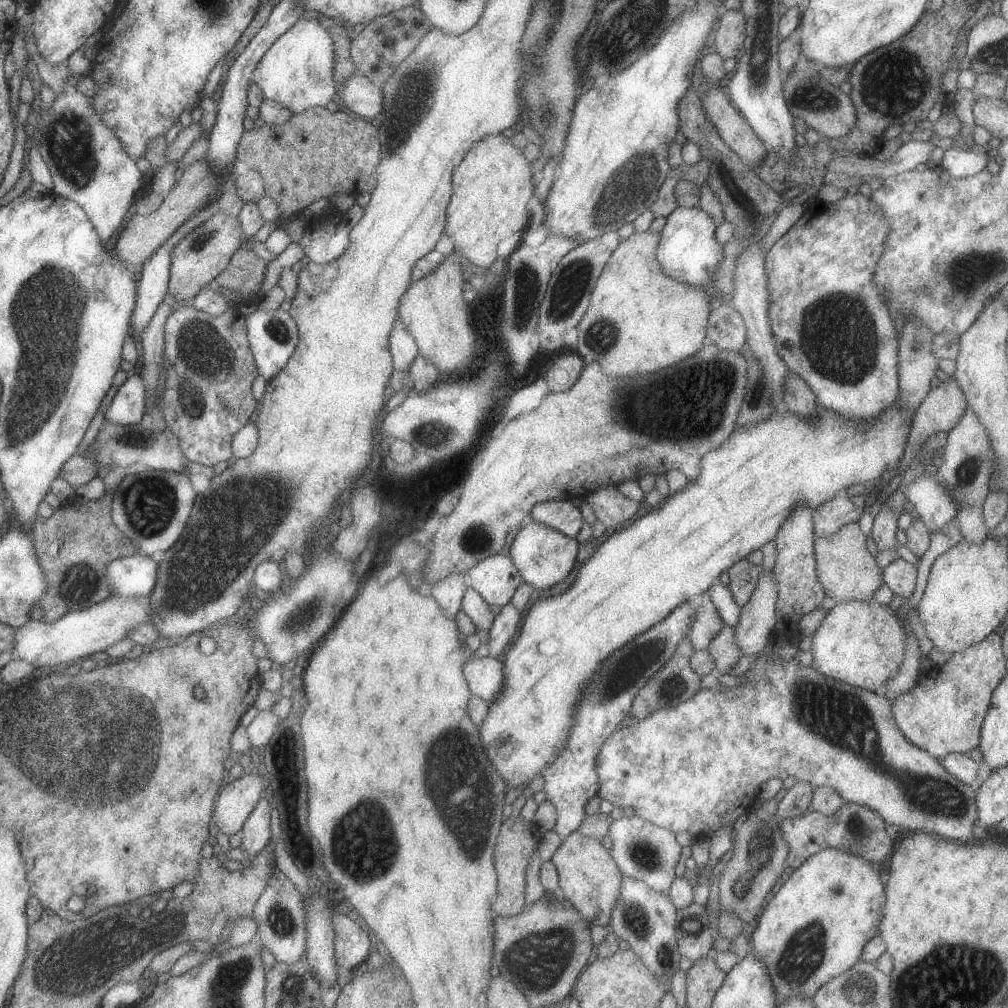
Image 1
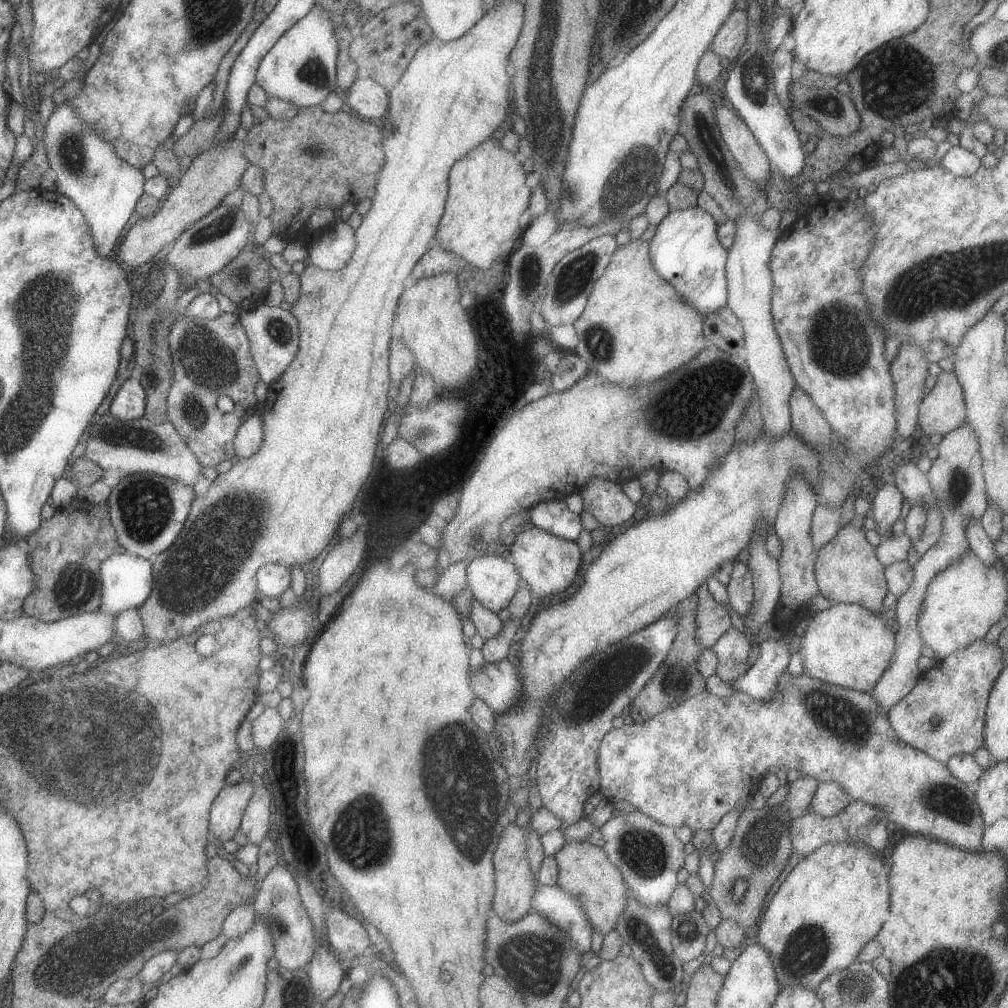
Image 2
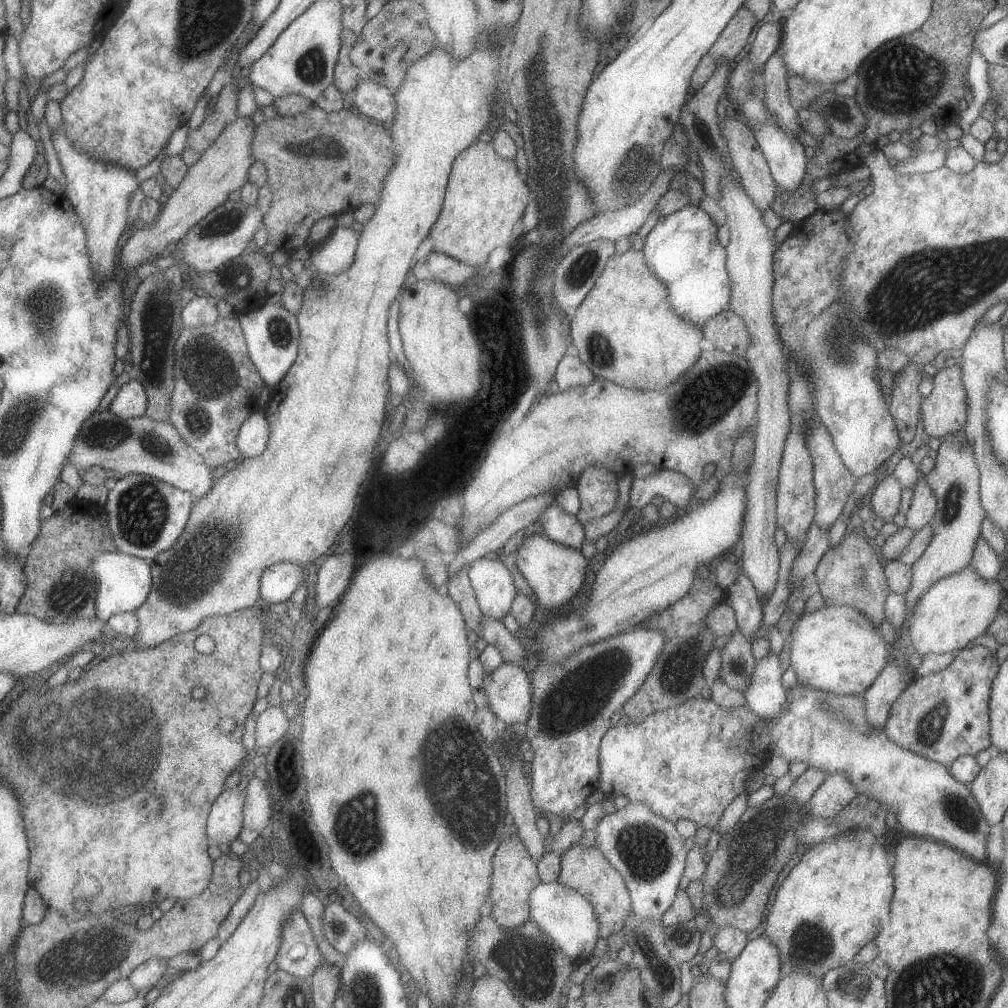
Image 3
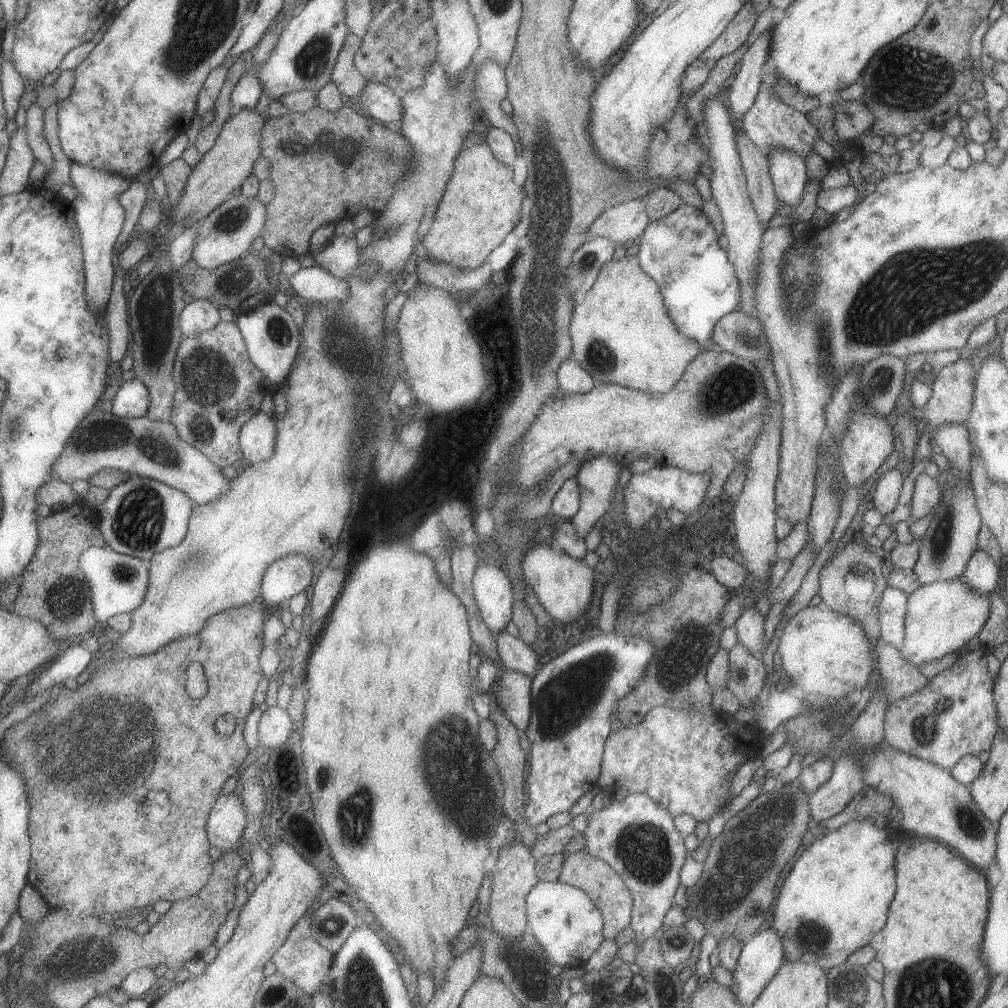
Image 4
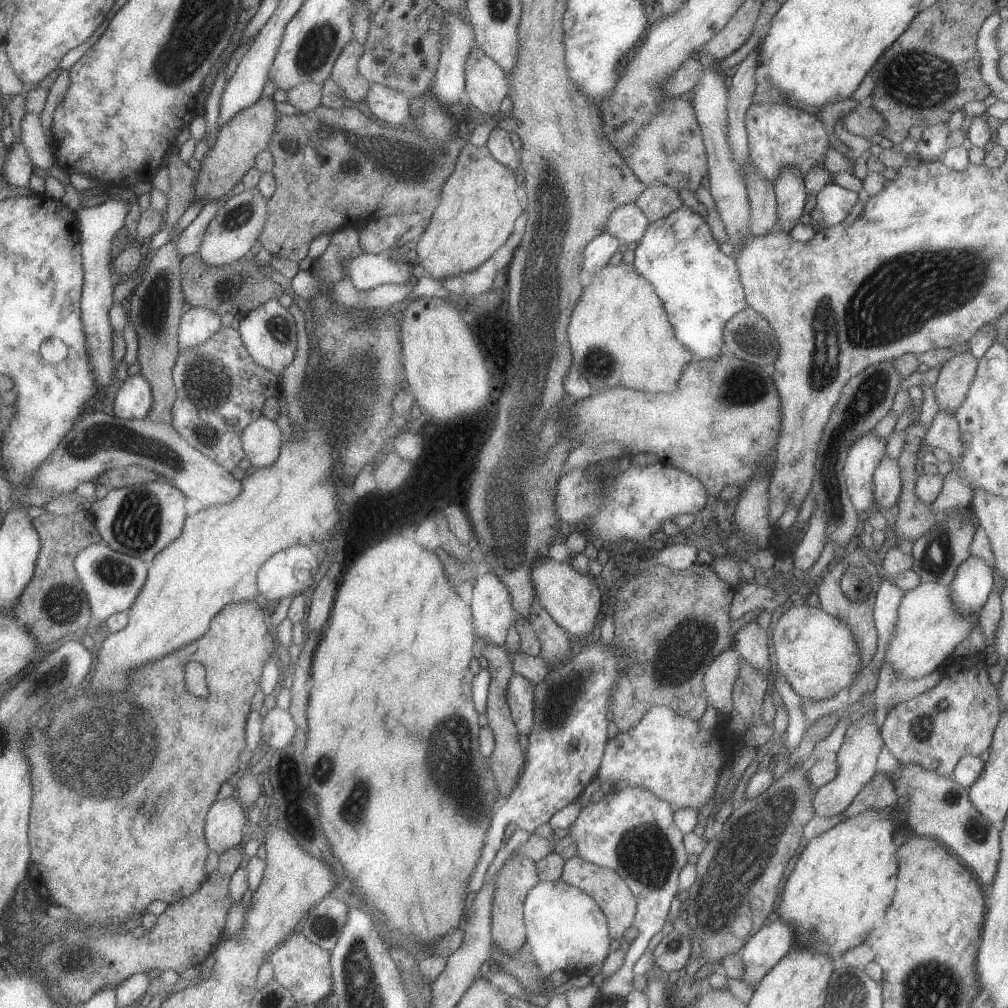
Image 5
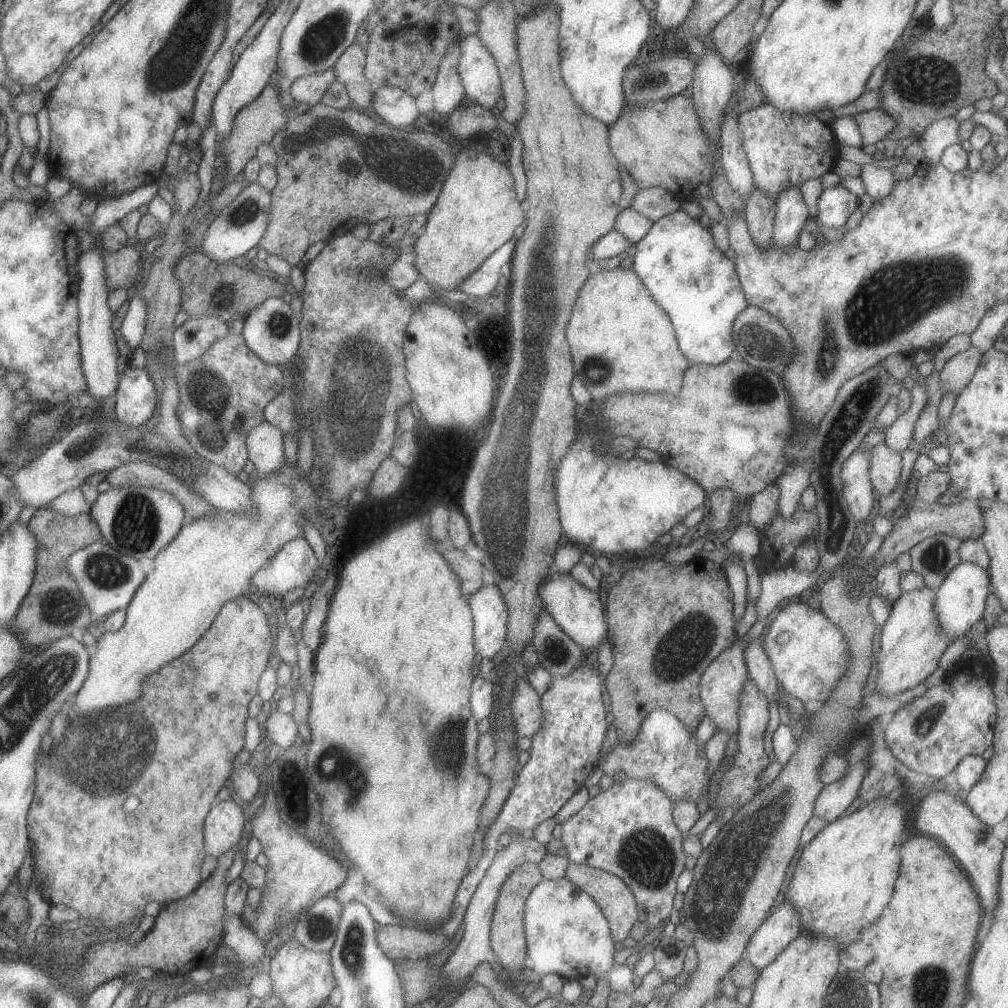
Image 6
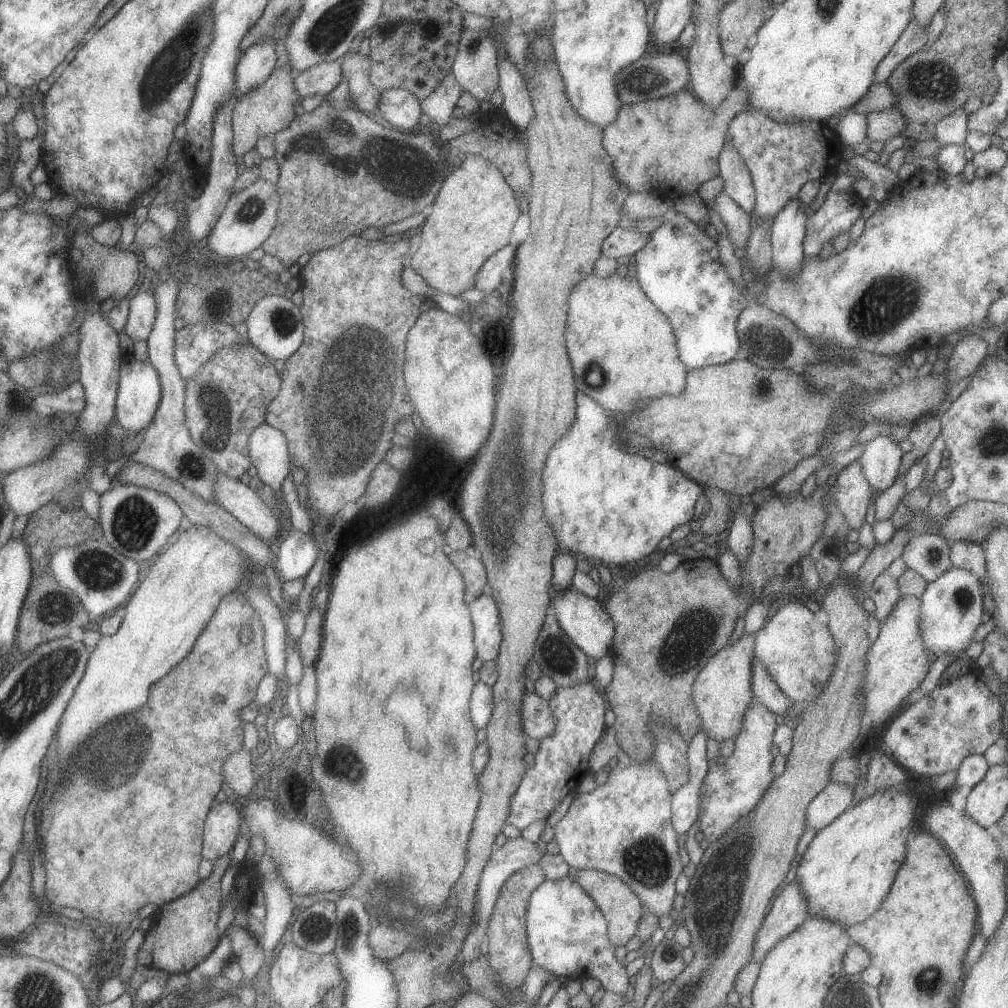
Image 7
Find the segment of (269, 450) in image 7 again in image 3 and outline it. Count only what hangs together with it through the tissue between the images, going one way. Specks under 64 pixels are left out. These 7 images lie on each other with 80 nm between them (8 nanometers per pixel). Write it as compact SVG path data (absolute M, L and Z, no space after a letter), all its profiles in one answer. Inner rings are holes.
M264 410L256 411L242 424L236 446L244 459L256 458L266 452L270 442L270 424Z

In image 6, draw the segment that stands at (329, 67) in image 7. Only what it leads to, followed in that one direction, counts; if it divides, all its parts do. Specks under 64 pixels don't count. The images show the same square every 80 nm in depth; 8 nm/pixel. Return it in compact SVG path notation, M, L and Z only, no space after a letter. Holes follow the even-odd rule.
M334 68L326 69L323 73L295 80L293 83L287 85L287 89L290 92L290 96L292 96L298 104L302 103L313 107L321 102L322 95L336 80Z

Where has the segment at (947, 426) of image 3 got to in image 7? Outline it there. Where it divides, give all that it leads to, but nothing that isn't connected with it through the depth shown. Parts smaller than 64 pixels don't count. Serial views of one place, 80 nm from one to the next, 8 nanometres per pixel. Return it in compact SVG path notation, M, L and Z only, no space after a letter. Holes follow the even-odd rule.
M976 331L973 336L959 342L955 348L953 356L947 362L945 374L950 384L972 377L987 357L990 345L980 339Z

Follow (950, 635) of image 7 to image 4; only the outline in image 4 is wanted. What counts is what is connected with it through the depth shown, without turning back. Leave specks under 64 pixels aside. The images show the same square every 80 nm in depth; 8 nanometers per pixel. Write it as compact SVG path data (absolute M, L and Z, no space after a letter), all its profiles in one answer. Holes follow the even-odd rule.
M977 549L968 561L962 578L973 591L990 594L998 590L999 567L988 551Z

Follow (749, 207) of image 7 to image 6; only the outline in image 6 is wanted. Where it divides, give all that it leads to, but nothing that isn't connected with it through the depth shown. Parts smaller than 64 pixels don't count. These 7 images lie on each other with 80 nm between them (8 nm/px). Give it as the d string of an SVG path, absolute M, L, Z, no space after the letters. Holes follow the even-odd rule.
M730 111L721 126L720 160L726 178L738 194L746 200L755 186L753 172L743 147L743 134L739 127L739 114Z

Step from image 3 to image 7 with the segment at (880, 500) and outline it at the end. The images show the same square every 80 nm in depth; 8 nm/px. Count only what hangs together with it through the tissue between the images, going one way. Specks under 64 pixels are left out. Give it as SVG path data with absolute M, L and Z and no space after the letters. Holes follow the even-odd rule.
M885 432L866 442L865 450L858 460L874 491L880 493L894 484L902 464L902 454L900 446L892 442Z

